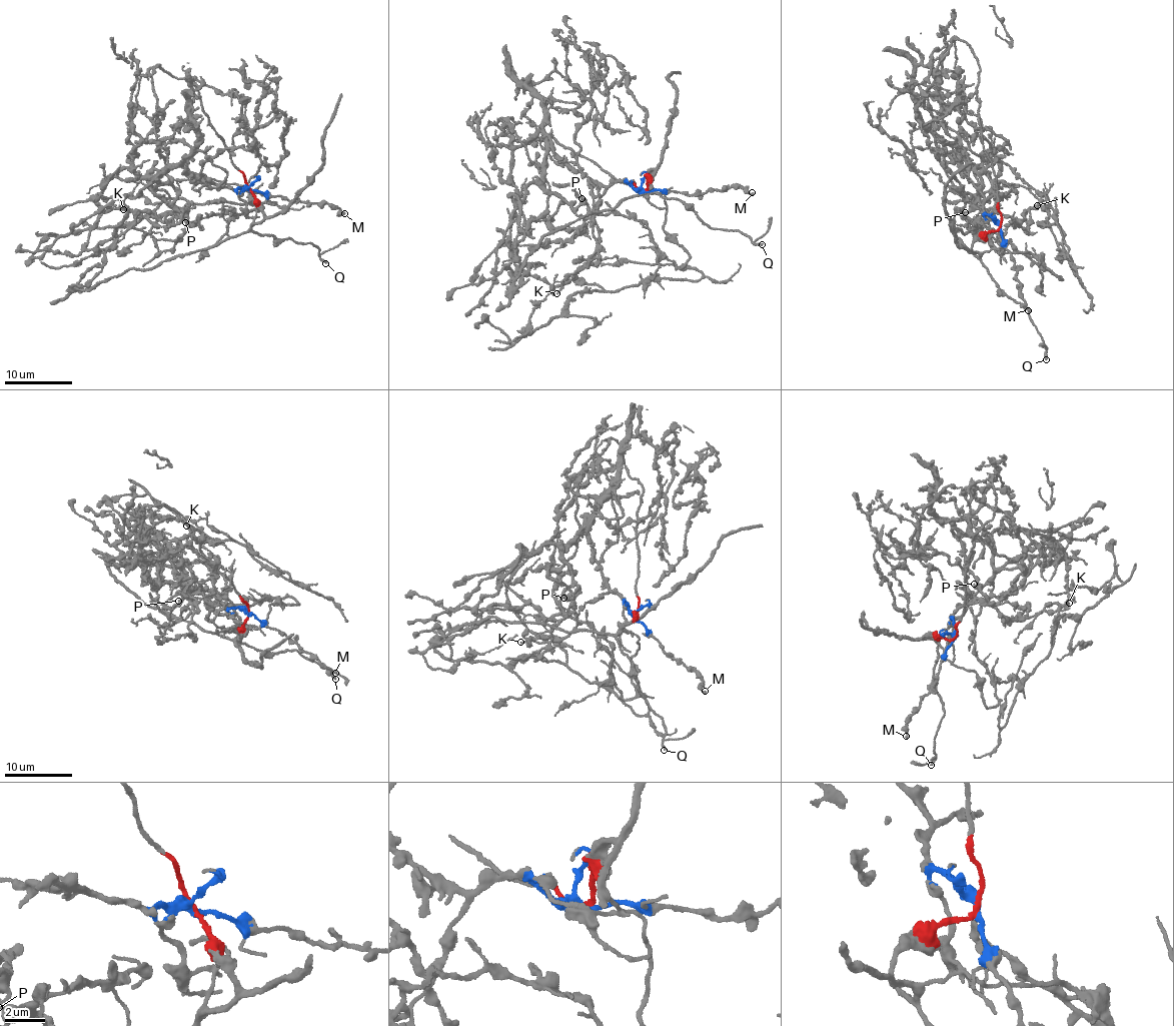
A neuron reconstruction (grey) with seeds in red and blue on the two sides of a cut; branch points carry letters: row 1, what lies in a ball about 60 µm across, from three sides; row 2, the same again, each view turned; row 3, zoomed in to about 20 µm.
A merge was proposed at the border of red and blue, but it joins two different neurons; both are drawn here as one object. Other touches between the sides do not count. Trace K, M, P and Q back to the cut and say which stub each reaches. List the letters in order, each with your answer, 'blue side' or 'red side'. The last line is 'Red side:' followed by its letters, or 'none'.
K: blue side
M: blue side
P: blue side
Q: red side
Red side: Q

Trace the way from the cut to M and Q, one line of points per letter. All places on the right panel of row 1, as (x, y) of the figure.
M: (1000, 225), (1028, 309)
Q: (1000, 225), (981, 232), (972, 251), (995, 284), (1027, 310), (1044, 340), (1046, 360)

